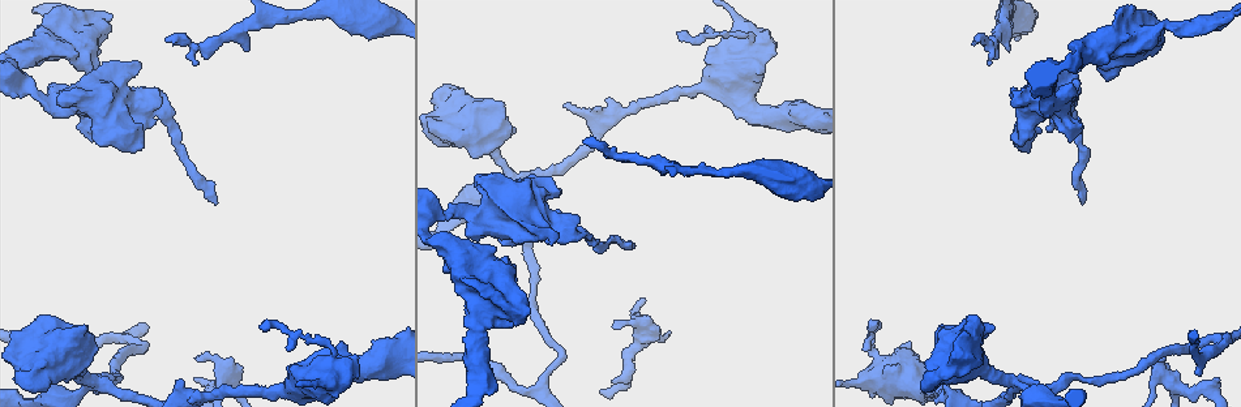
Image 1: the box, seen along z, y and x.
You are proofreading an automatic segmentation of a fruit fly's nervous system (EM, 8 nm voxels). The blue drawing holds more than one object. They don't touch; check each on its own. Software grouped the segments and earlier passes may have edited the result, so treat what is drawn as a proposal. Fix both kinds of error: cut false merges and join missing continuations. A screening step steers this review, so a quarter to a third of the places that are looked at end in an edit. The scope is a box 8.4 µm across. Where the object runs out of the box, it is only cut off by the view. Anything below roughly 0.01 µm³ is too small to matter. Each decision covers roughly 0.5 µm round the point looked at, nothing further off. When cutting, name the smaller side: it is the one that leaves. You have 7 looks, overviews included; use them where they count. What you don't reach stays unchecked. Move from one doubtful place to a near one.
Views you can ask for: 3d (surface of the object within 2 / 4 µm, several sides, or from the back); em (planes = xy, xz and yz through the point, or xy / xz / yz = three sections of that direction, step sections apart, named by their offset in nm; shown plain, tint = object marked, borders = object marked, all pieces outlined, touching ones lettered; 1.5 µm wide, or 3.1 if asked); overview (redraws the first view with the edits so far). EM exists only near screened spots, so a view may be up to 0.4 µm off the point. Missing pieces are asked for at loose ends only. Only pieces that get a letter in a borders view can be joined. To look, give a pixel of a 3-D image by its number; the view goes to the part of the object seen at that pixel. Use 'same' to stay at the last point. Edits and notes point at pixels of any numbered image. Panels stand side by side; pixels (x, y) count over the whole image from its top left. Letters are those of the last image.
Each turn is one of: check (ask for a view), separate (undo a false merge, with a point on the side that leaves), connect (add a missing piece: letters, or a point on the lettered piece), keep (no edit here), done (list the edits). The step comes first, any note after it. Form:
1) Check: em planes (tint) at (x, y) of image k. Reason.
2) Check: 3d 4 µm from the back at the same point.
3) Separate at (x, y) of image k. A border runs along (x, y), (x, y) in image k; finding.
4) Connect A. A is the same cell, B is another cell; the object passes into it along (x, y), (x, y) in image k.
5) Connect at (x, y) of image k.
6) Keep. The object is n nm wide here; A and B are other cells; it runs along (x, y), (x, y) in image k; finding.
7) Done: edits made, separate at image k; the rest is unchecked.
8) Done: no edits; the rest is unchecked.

Check: em planes (tint) at (100, 383) of image 1. Four or more arms meet.

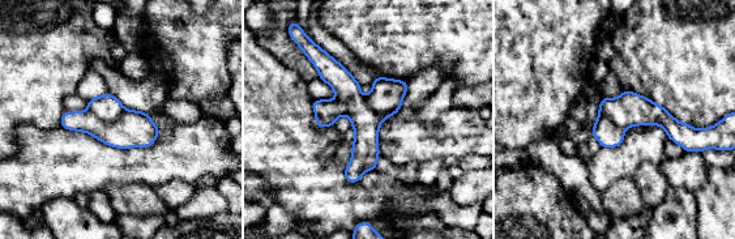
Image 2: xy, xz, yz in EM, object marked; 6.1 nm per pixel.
Check: em planes (borders) at the same point. What lies round it.

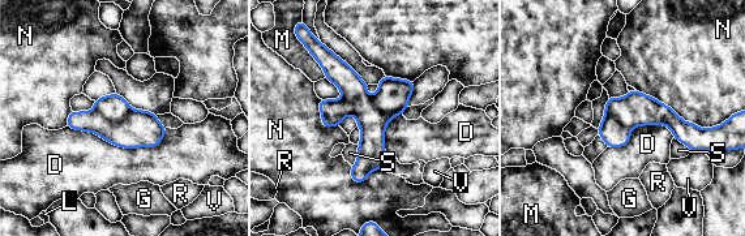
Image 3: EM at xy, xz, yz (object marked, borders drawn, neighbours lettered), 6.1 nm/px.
Separate at (112, 107) of image 3. The object is 220 nm wide here; D, G, L, M, N, R, S and V are other cells; the part that leaves runs along (334, 65), (369, 119), (360, 179) in image 3; two cells meet here.

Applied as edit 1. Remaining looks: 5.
Check: 3d 2 µm at (64, 105) of image 1. An open end.

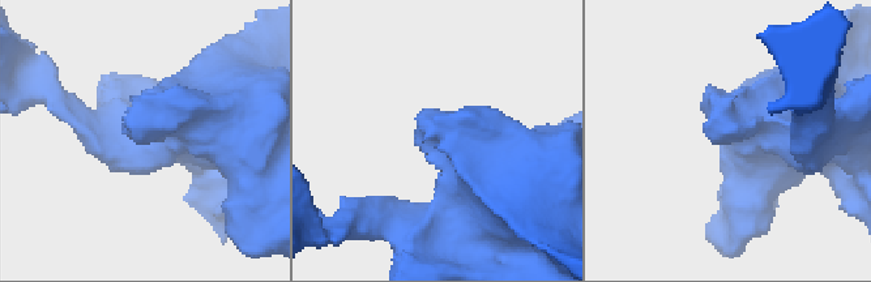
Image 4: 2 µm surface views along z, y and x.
Check: em xy step 4 (borders) at (134, 140) of image 4.

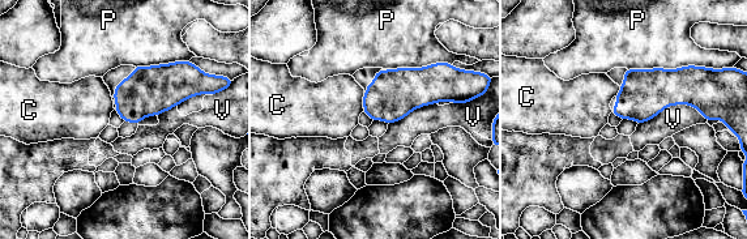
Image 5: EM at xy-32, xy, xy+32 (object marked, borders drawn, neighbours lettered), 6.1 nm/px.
Check: em planes (borders) at the same point.

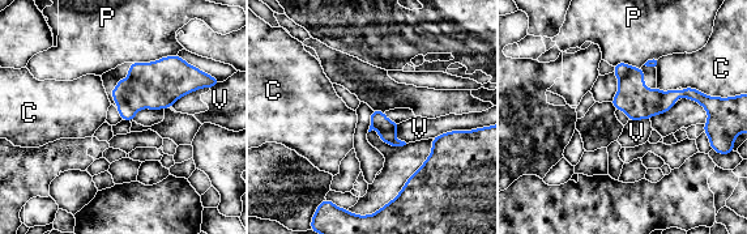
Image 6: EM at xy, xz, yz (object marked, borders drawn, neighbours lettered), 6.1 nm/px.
Keep. C, P and V are other cells; a border runs along (683, 88), (698, 89), (709, 97) in image 6; none of them fits.

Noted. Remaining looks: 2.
Done: edits made, separate at image 3; the rest is unchecked.

